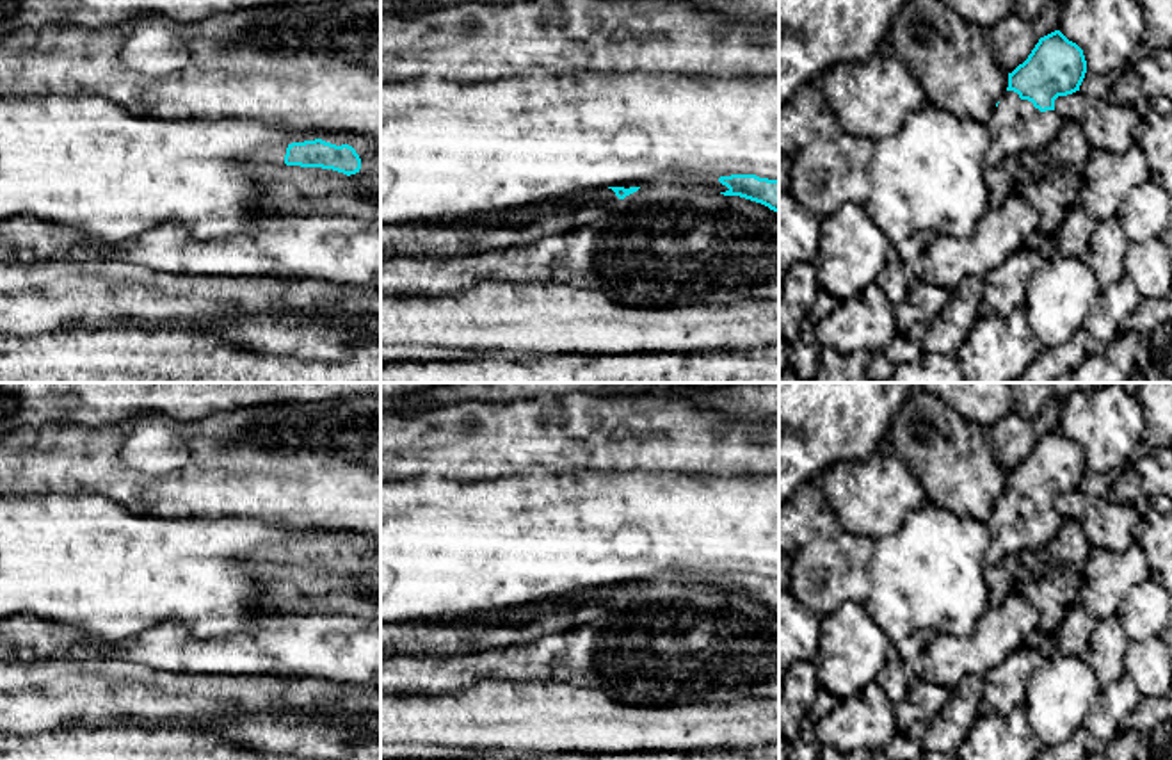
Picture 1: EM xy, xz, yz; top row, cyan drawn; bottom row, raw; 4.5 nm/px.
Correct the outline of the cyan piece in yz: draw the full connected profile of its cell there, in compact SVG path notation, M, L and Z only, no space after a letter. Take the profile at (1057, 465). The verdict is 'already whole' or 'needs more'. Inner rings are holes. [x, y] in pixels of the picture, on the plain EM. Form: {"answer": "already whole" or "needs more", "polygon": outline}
{"answer": "needs more", "polygon": "M1060 429L1039 438L1028 457L1008 472L1008 486L987 527L991 545L985 566L1010 562L1015 554L1049 543L1062 516L1055 498L1080 489L1087 472L1083 449Z"}

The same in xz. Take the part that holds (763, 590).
{"answer": "already whole", "polygon": "M731 573L720 575L718 580L727 586L720 593L740 594L779 612L779 578L759 577L756 573Z"}

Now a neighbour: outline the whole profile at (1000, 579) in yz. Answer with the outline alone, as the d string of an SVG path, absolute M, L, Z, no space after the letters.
M1012 561L998 566L985 566L985 580L989 584L989 605L996 607L1015 591Z

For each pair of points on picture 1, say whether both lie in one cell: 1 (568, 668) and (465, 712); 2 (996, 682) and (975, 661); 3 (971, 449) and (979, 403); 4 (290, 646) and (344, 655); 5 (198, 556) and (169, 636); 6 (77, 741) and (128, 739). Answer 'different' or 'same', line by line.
1: different
2: different
3: different
4: same
5: different
6: same

